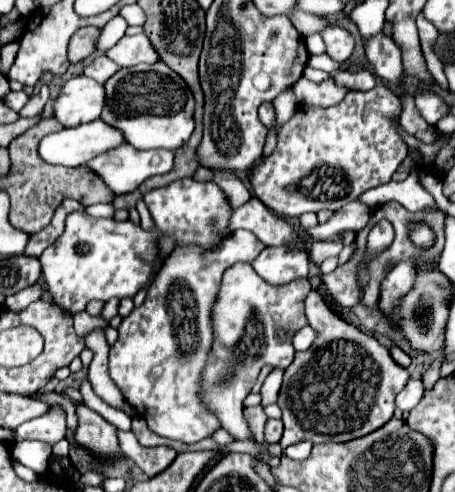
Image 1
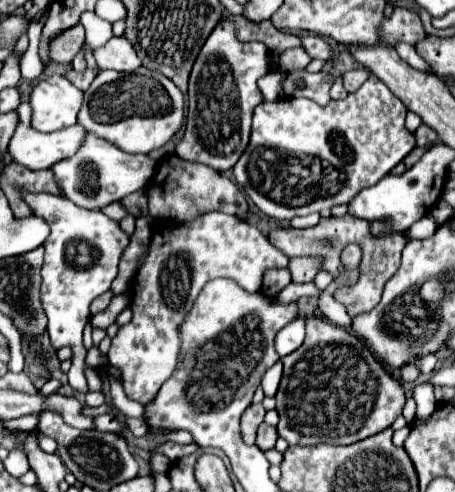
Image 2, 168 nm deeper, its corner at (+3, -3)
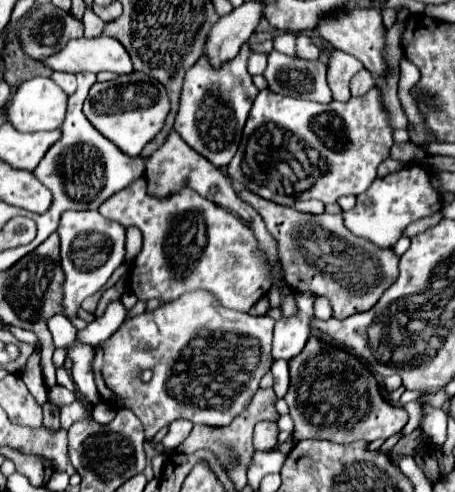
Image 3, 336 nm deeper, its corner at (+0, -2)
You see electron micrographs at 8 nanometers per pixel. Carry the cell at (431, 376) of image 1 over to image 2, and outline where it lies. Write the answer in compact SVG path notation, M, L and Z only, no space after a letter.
M419 383L413 389L413 399L417 403L417 417L419 419L427 419L437 409L437 401L435 401L435 395L433 395L433 385L429 385L429 383Z

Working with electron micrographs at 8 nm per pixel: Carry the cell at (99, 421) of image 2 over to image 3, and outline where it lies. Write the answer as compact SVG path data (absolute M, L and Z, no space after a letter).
M98 402L96 406L94 406L94 412L92 412L92 416L94 416L94 420L98 422L98 424L108 424L108 422L112 422L112 418L114 418L114 410L112 410L112 406L108 406L106 402Z

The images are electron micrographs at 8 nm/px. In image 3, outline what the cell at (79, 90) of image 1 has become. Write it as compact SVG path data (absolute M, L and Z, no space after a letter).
M32 78L26 80L14 94L12 102L6 108L6 118L20 132L40 132L40 130L58 130L66 118L68 94L50 78Z

